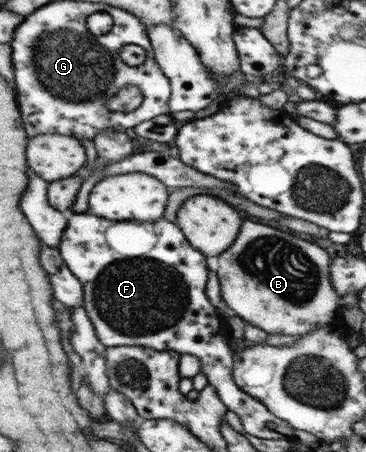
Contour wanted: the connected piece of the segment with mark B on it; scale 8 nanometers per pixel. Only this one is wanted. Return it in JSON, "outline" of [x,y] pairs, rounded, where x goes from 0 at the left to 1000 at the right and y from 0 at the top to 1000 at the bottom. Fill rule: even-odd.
{"outline":[[[667,489],[639,538],[593,571],[598,584],[590,597],[604,650],[626,679],[626,692],[730,739],[828,743],[929,701],[934,662],[918,653],[902,622],[907,573],[891,553],[842,531],[825,531],[757,500]]]}

